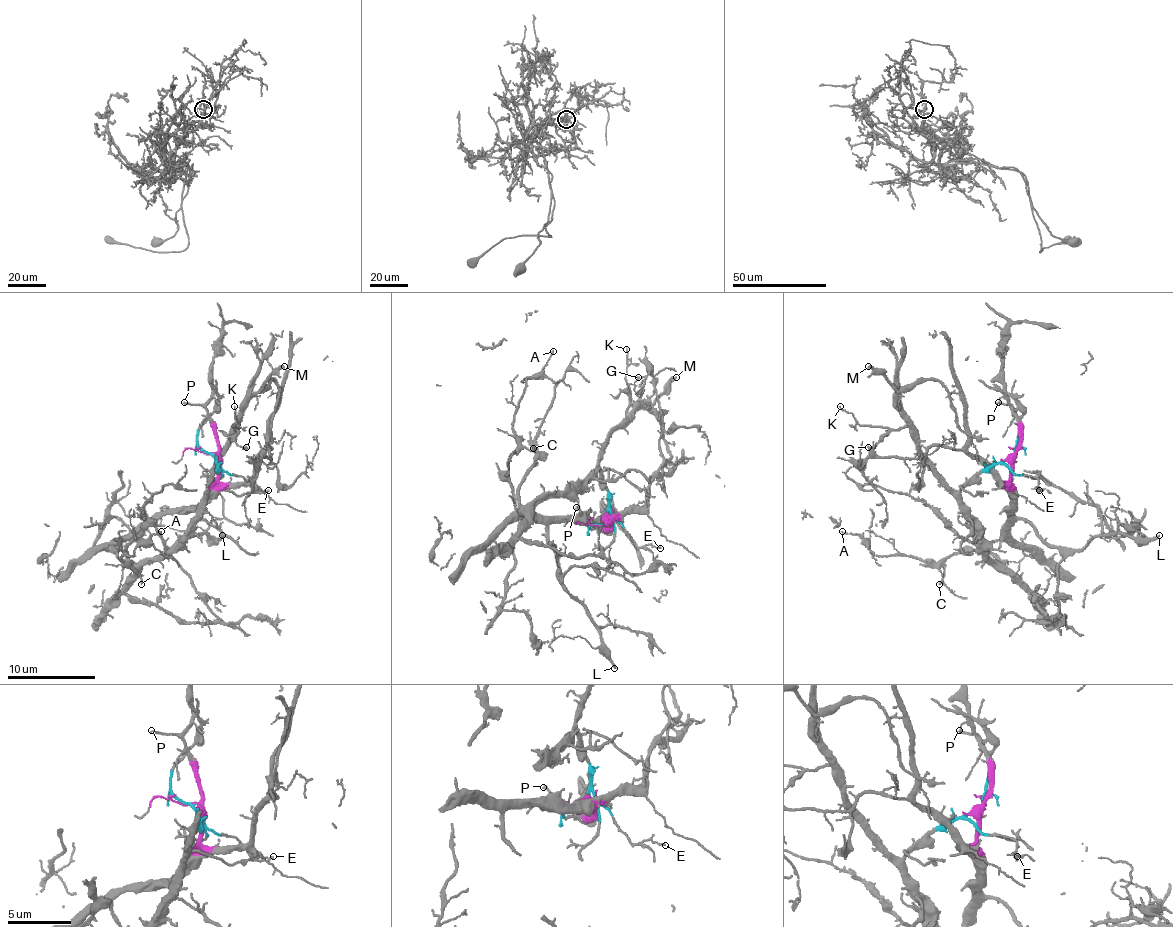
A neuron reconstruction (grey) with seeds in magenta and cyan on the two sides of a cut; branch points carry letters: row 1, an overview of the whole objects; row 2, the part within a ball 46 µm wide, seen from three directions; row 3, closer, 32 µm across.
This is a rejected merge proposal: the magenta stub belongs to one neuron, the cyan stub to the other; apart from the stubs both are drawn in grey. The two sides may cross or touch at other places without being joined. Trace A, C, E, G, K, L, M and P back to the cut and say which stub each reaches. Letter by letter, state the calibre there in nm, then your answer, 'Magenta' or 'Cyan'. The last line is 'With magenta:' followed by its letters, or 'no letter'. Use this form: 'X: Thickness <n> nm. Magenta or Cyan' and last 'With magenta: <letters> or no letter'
A: Thickness 120 nm. Magenta
C: Thickness 150 nm. Magenta
E: Thickness 120 nm. Cyan
G: Thickness 140 nm. Cyan
K: Thickness 110 nm. Cyan
L: Thickness 240 nm. Magenta
M: Thickness 240 nm. Cyan
P: Thickness 180 nm. Magenta
With magenta: A, C, L, P

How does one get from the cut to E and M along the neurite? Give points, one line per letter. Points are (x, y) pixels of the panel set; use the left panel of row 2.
E: (214, 455), (229, 475), (240, 475), (254, 488), (269, 490)
M: (214, 455), (216, 466), (207, 490), (210, 472), (223, 451), (236, 415), (262, 385), (284, 367)

